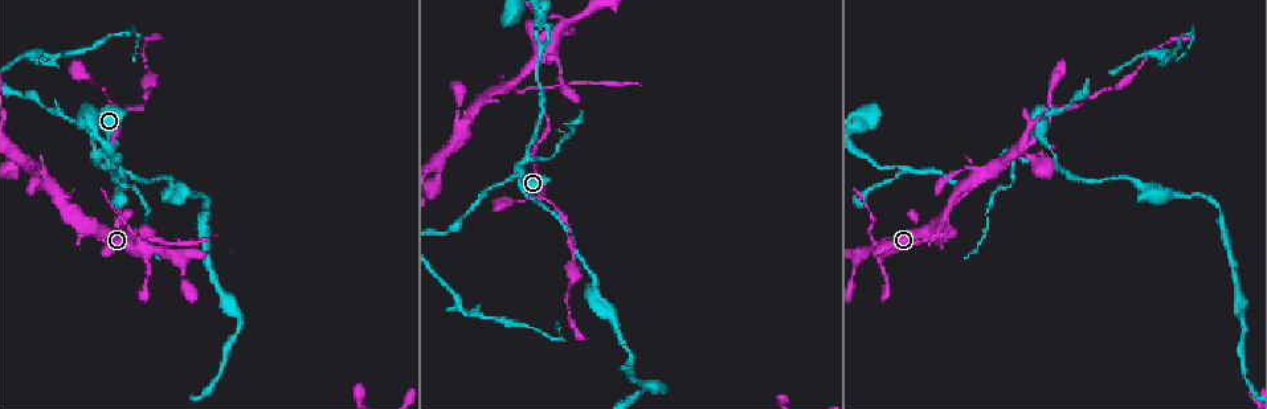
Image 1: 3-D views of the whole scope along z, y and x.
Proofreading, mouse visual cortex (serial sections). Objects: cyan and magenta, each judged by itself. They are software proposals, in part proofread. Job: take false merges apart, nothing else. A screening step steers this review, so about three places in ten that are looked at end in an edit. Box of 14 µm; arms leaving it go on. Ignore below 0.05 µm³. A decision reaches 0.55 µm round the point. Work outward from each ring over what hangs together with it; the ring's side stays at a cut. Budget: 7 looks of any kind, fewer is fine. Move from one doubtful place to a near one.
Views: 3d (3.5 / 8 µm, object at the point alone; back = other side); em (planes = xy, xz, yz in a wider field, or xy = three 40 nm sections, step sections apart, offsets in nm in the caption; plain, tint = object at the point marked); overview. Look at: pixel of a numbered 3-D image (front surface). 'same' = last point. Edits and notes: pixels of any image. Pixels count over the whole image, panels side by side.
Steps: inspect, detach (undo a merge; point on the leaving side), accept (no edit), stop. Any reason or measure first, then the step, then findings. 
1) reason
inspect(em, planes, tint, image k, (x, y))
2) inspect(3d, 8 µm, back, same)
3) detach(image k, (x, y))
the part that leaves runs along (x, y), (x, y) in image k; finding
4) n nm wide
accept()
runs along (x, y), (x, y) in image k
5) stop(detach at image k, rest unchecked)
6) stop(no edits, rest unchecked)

four arms meet
inspect(3d, 3.5 µm, image 1, (1023, 159))

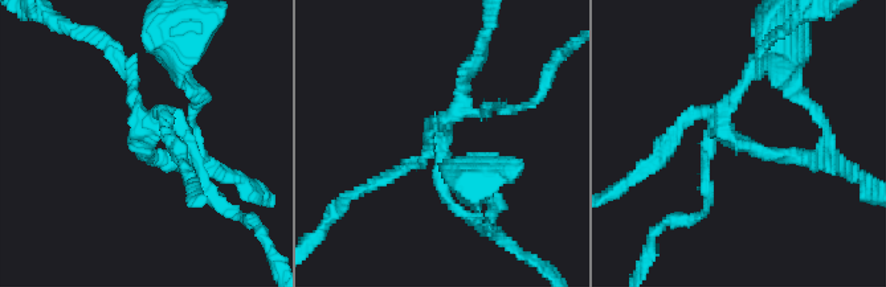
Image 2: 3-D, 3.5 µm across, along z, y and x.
4 arms
detach(image 2, (133, 74))
two cells meet here

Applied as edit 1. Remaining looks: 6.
redraw
inspect(overview)

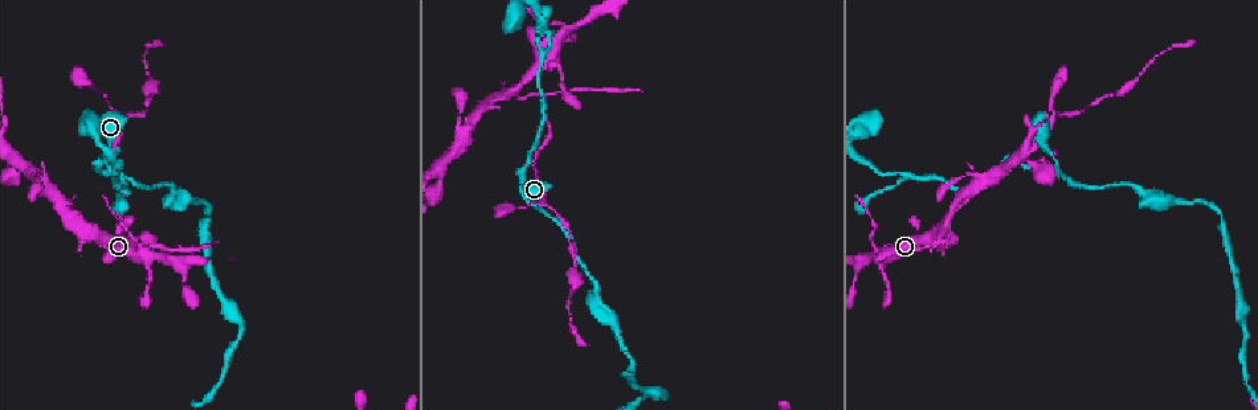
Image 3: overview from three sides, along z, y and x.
three-way junction
inspect(3d, 8 µm, image 3, (909, 177))

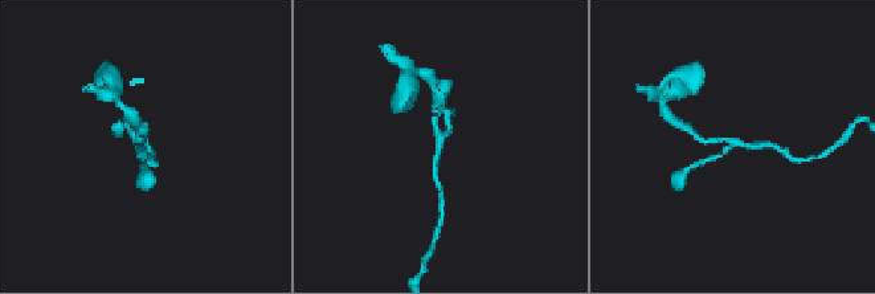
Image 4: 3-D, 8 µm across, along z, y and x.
3 arms; arms of 150, 150, 150 nm; now the EM
inspect(em, xy, step 5, tint, image 4, (735, 141))

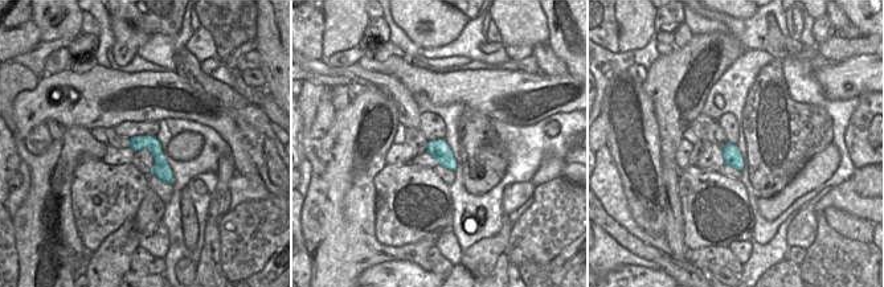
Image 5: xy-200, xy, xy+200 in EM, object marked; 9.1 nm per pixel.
accept()
runs along (772, 146), (700, 141) in image 4; all the same cell

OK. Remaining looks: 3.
thin arm on a thick one
inspect(3d, 3.5 µm, image 3, (467, 131))

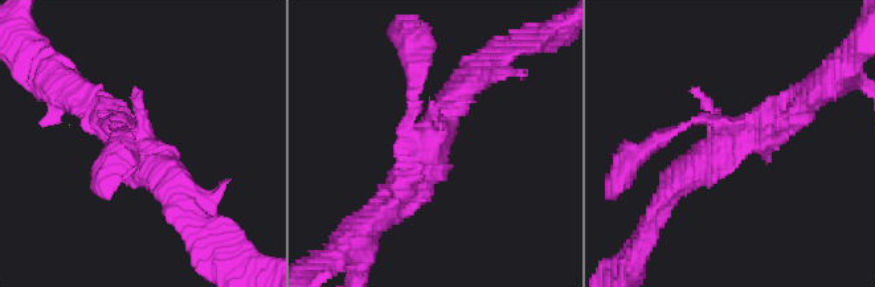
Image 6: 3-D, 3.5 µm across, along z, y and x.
inspect(em, xy, step 5, plain, image 6, (428, 141))

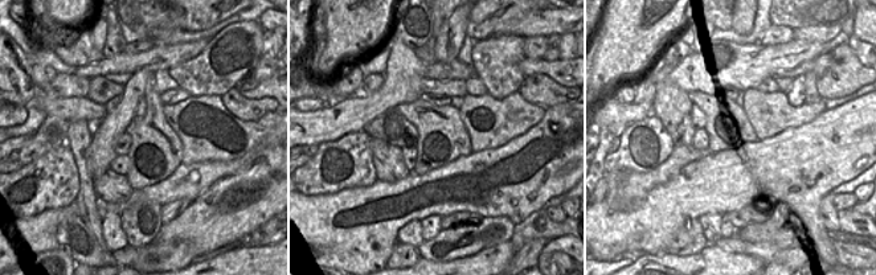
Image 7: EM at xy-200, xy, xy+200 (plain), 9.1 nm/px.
inspect(em, xy, step 5, tint, same)

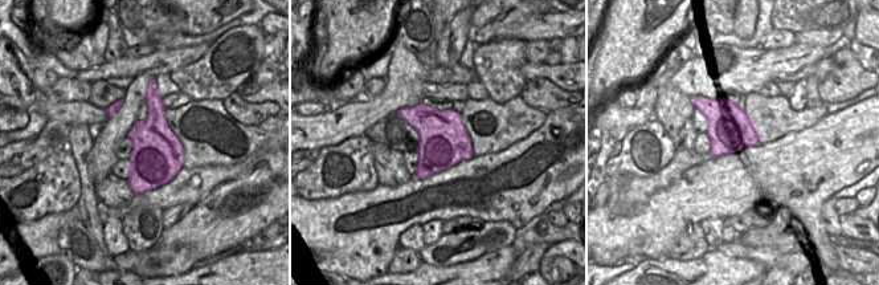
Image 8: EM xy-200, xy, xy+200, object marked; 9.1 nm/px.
460 nm wide
accept()
runs along (671, 188), (801, 107) in image 6; all the same cell

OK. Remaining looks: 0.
stop(detach at image 2, rest unchecked)

